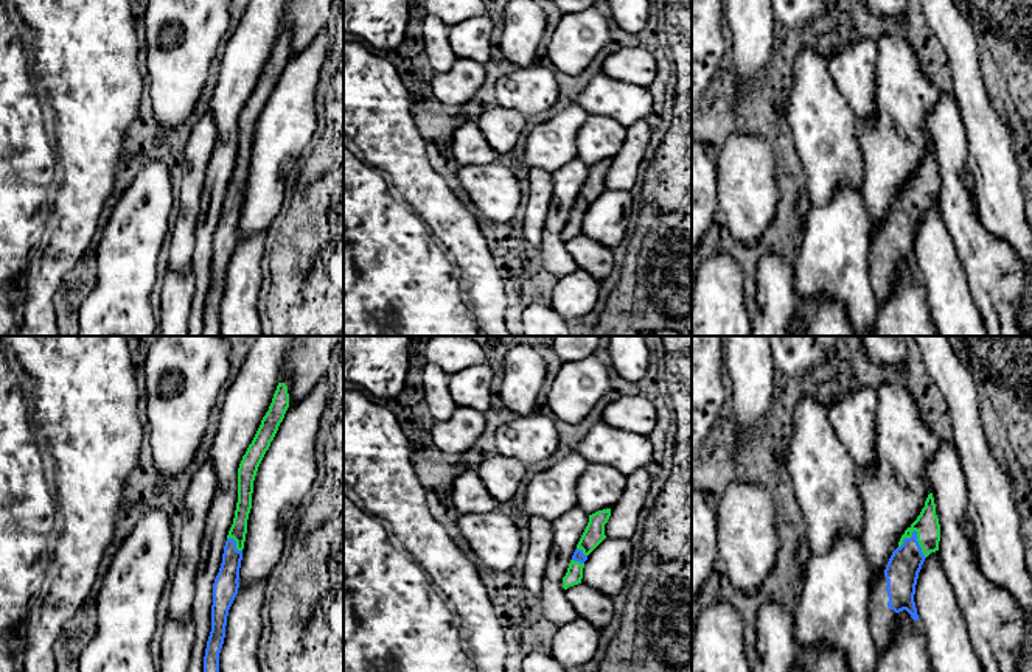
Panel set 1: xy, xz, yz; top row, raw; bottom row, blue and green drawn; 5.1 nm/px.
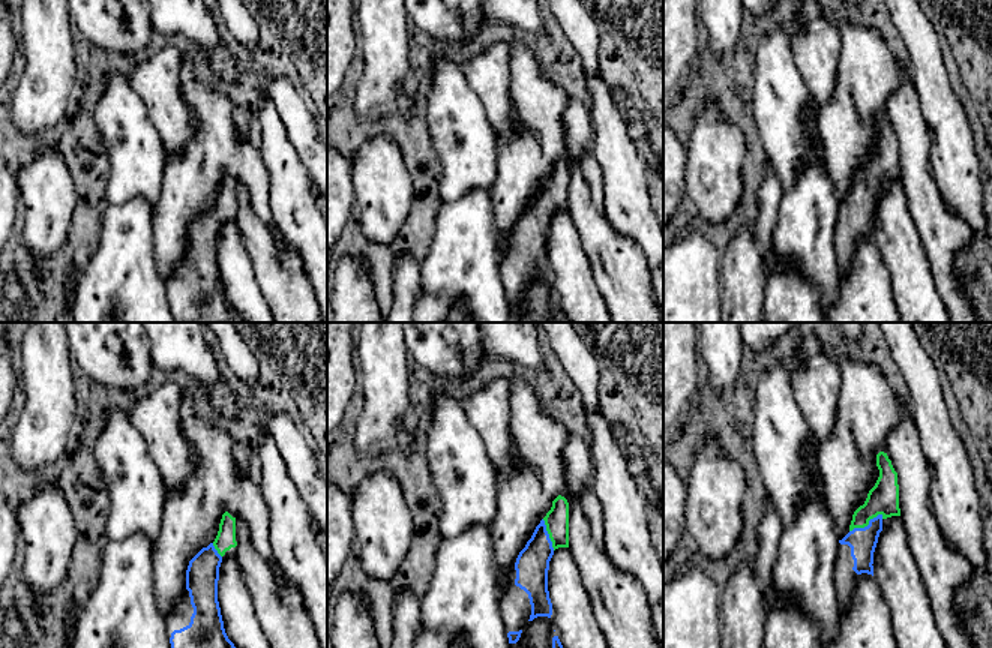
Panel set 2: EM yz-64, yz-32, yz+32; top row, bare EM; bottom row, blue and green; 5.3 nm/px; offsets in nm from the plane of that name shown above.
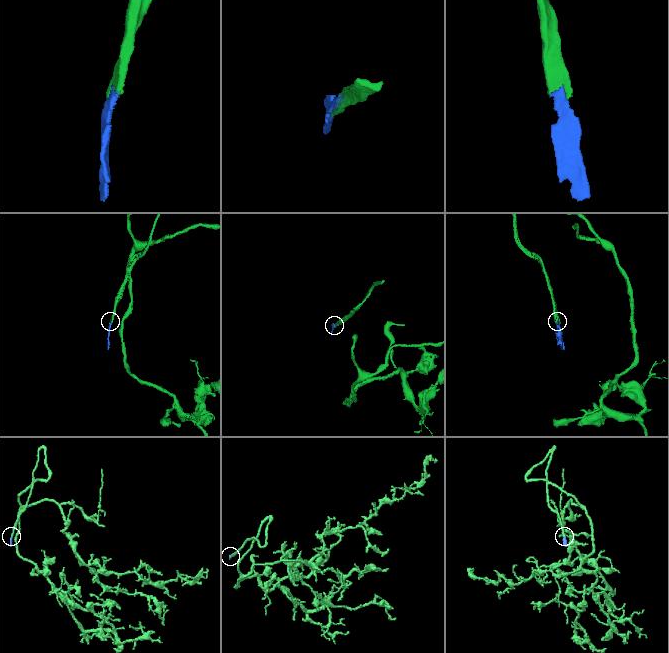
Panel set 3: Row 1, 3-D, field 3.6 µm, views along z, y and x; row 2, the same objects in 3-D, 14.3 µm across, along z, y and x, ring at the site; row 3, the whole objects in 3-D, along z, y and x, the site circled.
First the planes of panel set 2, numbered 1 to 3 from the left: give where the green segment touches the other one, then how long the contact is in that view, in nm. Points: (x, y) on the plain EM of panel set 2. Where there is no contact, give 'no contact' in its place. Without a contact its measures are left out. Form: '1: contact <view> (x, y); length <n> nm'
1: contact yz-64 (216, 215); length 90 nm
2: contact yz-32 (548, 198); length 180 nm
3: contact yz+32 (868, 189); length 200 nm

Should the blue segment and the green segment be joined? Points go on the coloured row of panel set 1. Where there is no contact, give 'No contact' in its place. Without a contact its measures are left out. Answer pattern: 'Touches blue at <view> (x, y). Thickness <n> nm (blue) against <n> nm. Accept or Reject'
Touches blue at yz (917, 543). Thickness 180 nm (blue) against 130 nm. Accept

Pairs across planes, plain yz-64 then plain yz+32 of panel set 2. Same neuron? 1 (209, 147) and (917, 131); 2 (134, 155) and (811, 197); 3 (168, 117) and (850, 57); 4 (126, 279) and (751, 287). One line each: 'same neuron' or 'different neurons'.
1: different neurons
2: different neurons
3: different neurons
4: different neurons

